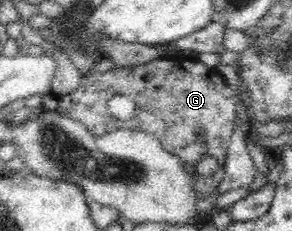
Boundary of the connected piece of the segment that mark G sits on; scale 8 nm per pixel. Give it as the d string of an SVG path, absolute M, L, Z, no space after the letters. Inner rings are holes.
M185 53L130 68L114 66L105 72L82 76L76 90L58 99L56 111L80 122L94 136L102 136L119 128L152 133L166 151L179 156L183 169L194 176L195 197L202 199L212 196L223 179L225 158L234 134L238 101L238 95L230 88L224 75ZM124 93L134 100L137 109L134 119L128 121L114 118L106 104L112 96ZM202 154L214 156L219 163L217 173L203 179L196 173L196 163Z

